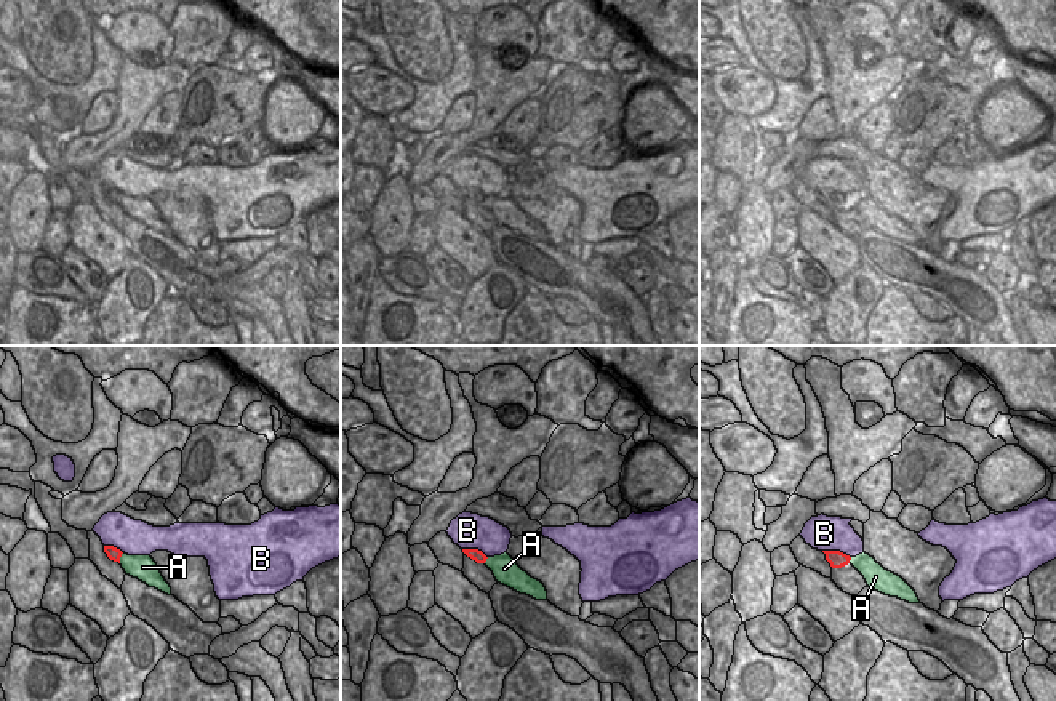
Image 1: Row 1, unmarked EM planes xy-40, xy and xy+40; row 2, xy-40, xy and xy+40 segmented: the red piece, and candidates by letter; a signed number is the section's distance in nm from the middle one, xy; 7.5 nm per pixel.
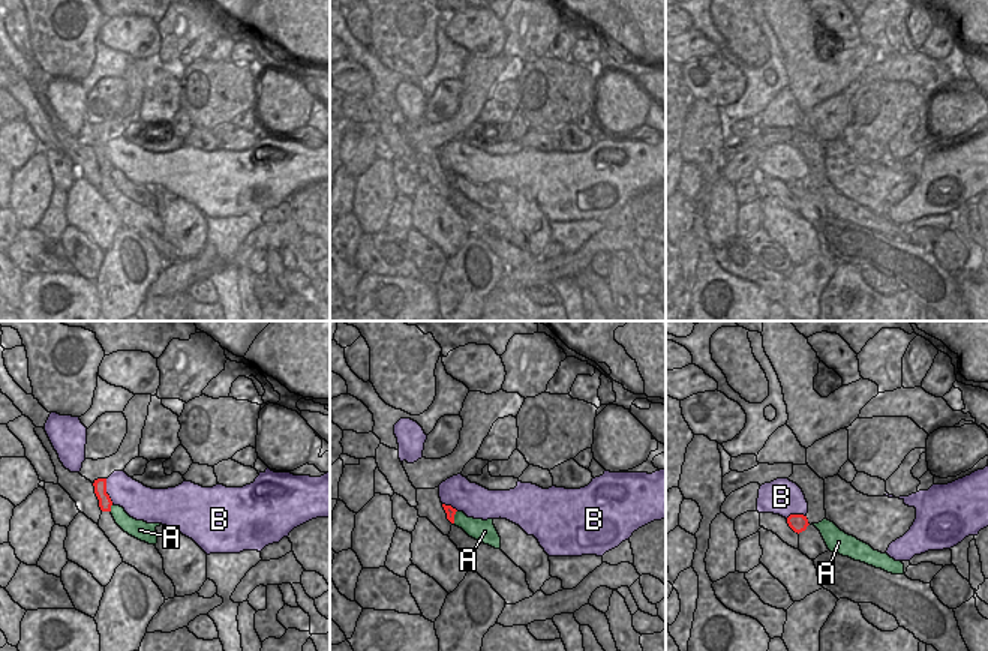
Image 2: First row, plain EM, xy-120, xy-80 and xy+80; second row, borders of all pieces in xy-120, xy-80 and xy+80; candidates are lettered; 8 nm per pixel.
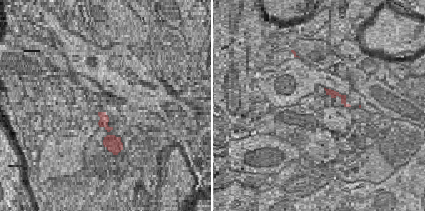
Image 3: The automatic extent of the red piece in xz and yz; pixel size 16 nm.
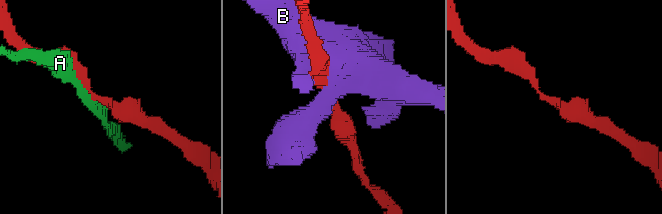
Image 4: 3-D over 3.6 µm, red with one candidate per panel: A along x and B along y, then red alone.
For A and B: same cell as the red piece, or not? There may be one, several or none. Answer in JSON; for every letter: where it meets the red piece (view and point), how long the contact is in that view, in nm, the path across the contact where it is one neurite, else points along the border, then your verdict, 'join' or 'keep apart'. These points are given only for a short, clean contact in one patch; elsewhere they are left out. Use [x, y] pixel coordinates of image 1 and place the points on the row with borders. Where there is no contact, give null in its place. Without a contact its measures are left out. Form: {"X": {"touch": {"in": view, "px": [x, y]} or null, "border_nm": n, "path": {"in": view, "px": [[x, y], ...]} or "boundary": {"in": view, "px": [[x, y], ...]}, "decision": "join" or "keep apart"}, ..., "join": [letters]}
{"A": {"touch": {"in": "xy-40", "px": [120, 556]}, "border_nm": 90, "decision": "keep apart"}, "B": {"touch": {"in": "xy+40", "px": [837, 551]}, "border_nm": 220, "decision": "keep apart"}, "join": []}

